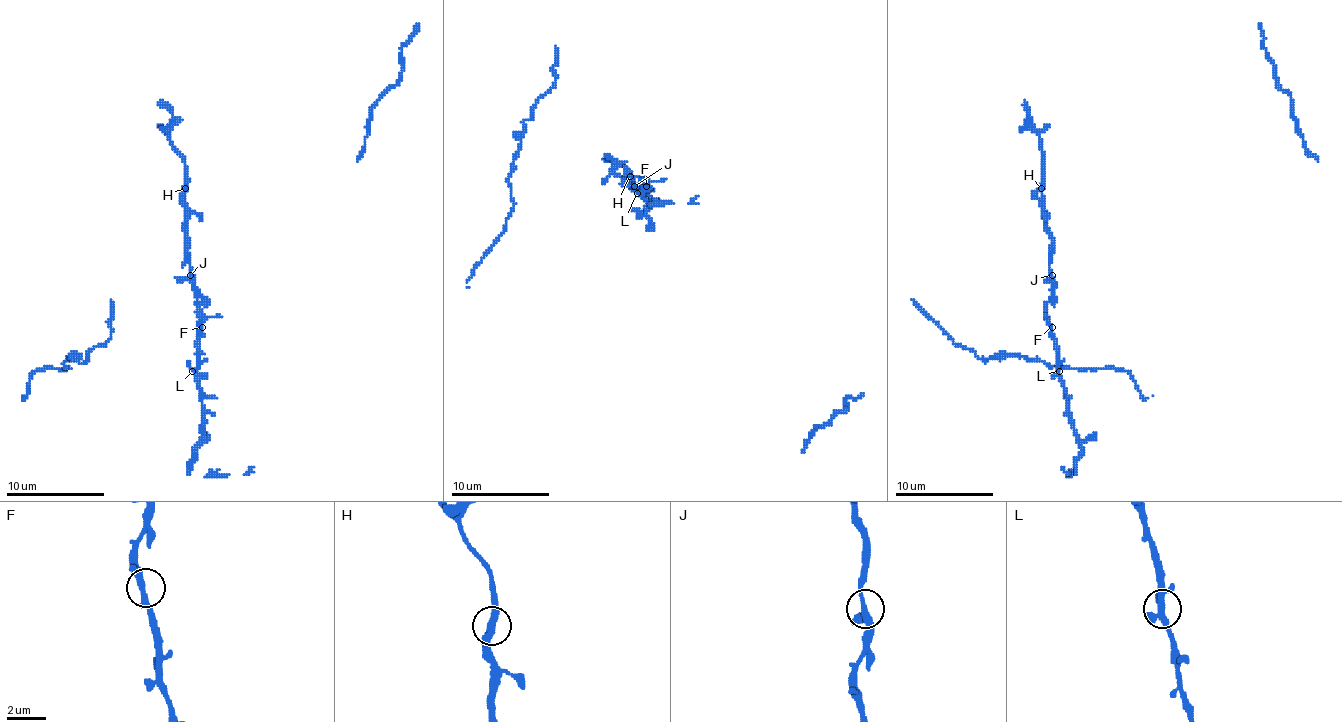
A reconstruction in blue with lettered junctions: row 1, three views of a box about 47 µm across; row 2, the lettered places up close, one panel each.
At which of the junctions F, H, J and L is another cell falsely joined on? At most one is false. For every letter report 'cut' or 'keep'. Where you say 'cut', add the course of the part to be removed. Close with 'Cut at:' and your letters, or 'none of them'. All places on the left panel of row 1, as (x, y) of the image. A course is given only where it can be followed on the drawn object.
F: keep
H: keep
J: keep
L: keep
Cut at: none of them

